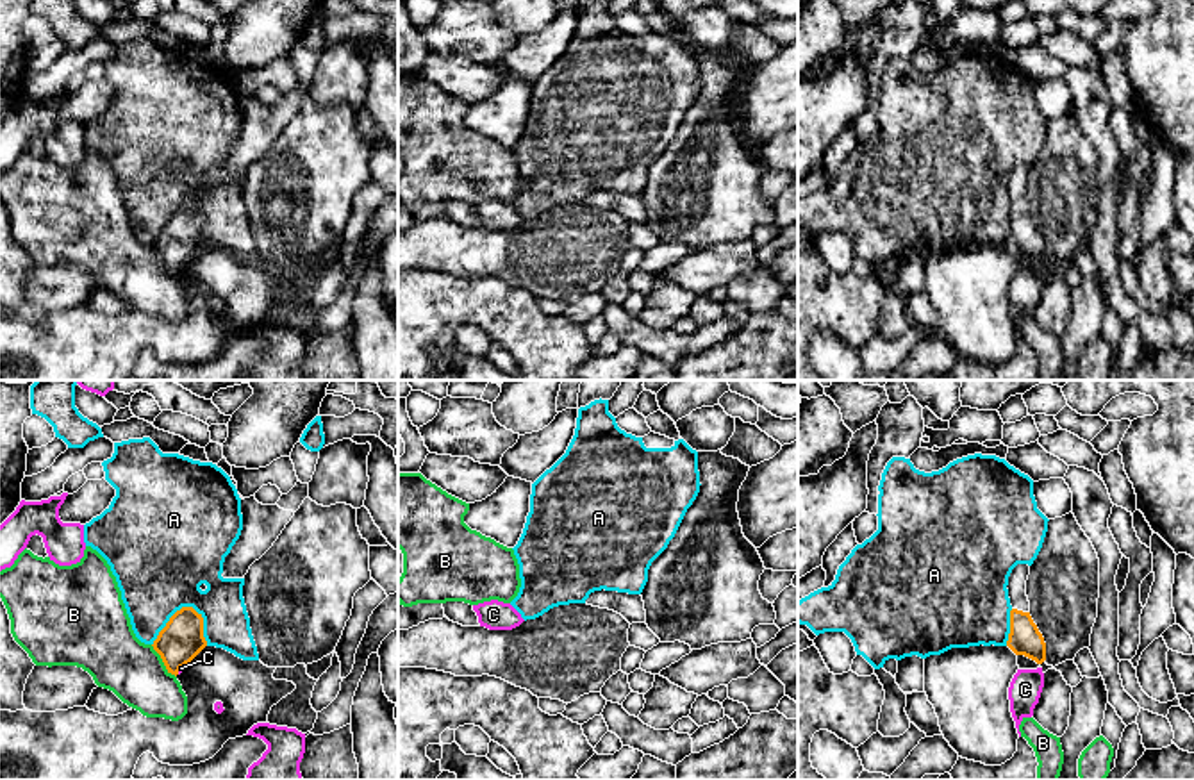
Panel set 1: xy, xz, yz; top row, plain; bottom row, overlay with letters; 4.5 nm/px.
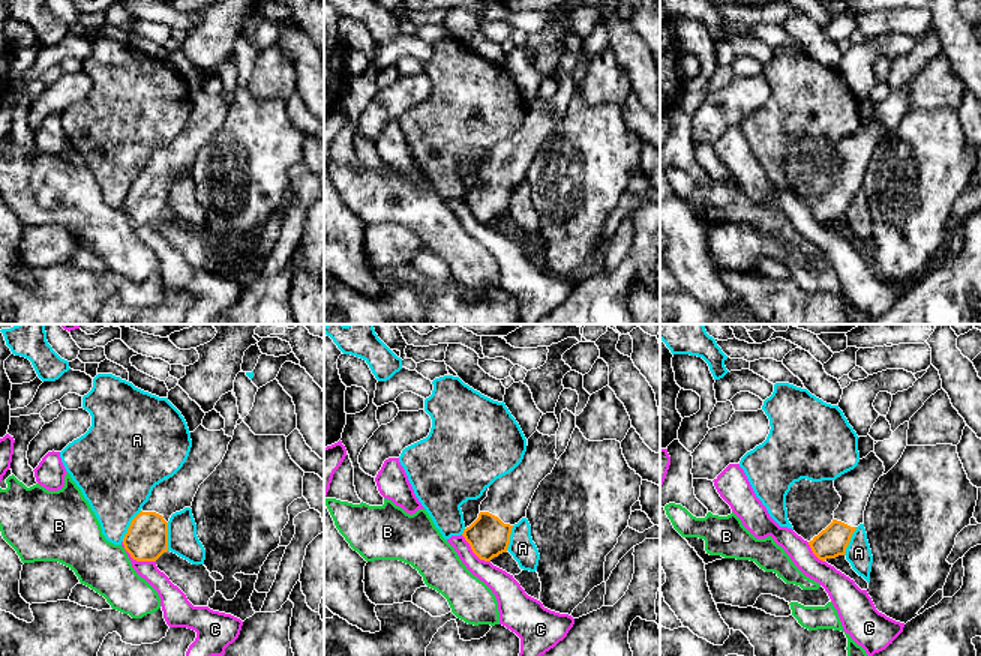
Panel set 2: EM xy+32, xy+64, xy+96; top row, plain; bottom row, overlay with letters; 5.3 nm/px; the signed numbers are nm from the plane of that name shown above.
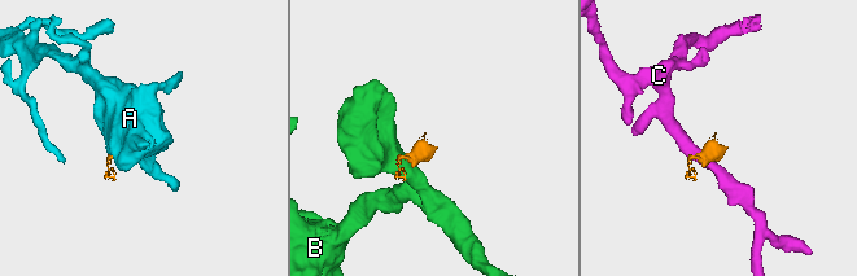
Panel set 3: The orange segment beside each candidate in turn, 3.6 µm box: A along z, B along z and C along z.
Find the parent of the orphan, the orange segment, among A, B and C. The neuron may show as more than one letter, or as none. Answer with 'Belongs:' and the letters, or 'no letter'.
Belongs: no letter

